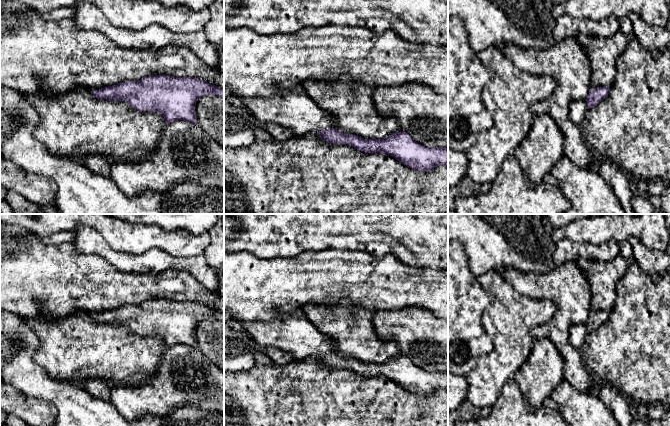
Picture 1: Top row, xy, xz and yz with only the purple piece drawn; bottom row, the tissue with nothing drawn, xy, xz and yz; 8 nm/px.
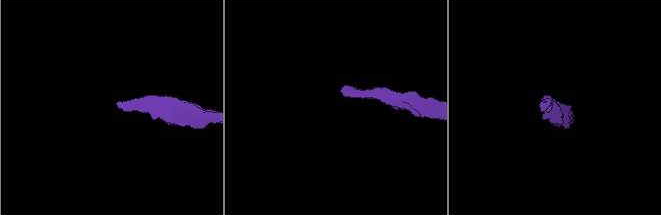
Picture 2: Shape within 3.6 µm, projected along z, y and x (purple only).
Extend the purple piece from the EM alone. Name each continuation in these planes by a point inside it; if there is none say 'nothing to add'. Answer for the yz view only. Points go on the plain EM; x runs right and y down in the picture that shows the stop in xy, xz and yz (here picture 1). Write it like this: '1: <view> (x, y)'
1: yz (578, 333)

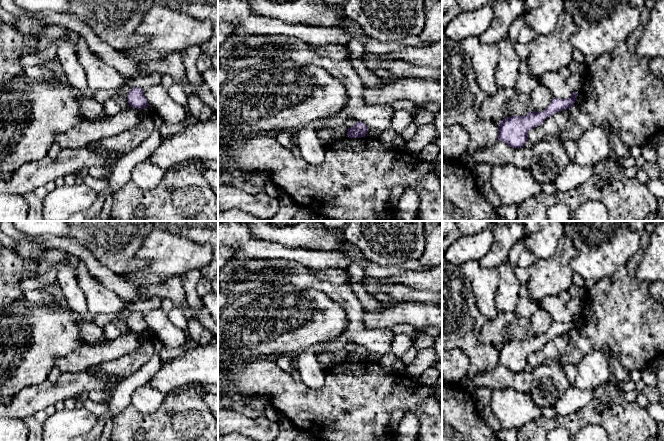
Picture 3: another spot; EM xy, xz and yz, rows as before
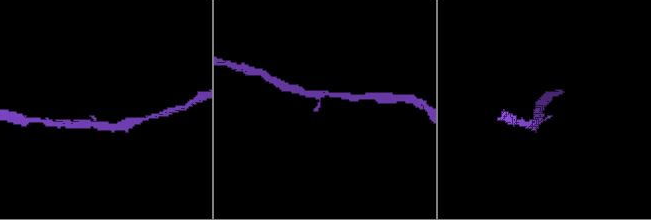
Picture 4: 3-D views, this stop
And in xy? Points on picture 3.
nothing to add

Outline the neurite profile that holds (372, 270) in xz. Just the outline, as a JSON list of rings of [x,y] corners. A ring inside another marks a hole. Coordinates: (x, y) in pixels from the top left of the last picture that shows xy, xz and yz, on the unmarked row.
[[[364,259],[365,275],[375,279],[385,279],[391,276],[396,276],[407,270],[424,271],[430,266],[421,264],[419,259],[409,260],[403,264],[397,265],[378,265]]]

